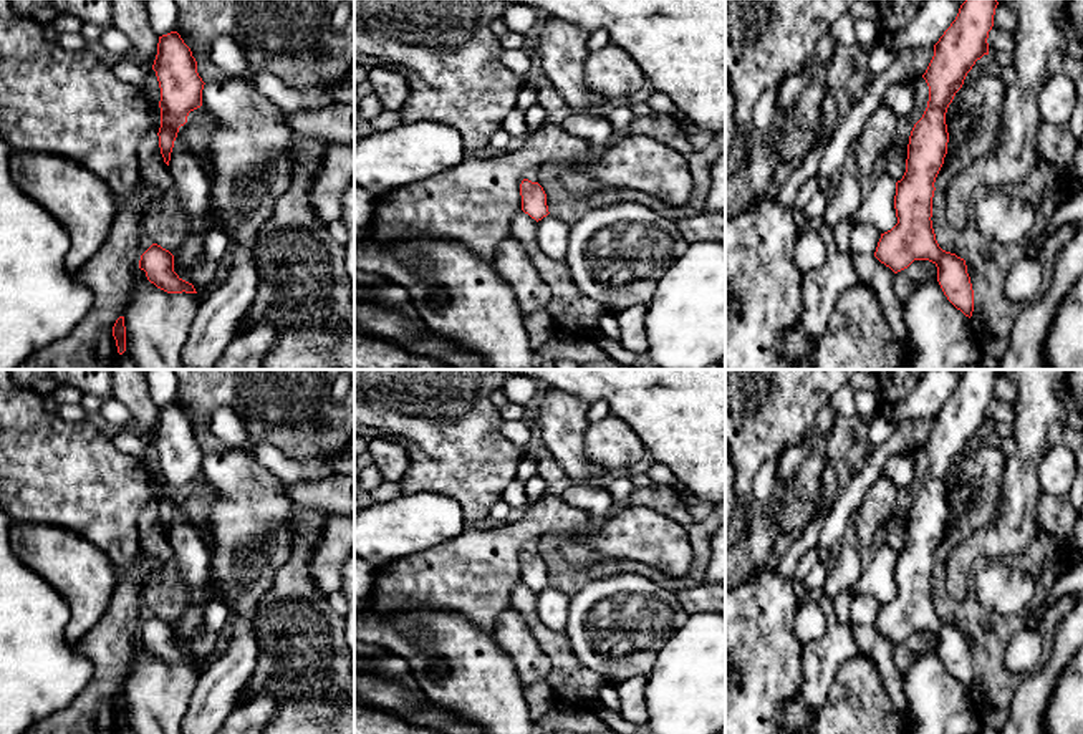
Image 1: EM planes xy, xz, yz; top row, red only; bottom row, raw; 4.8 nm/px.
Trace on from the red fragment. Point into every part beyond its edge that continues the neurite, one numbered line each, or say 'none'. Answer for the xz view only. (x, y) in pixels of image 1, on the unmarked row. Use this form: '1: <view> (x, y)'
none

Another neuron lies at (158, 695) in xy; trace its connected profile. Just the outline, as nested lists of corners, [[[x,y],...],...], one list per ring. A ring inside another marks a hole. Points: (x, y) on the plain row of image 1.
[[[139,640],[123,683],[123,727],[131,734],[180,734],[197,681],[197,664],[167,664]]]

